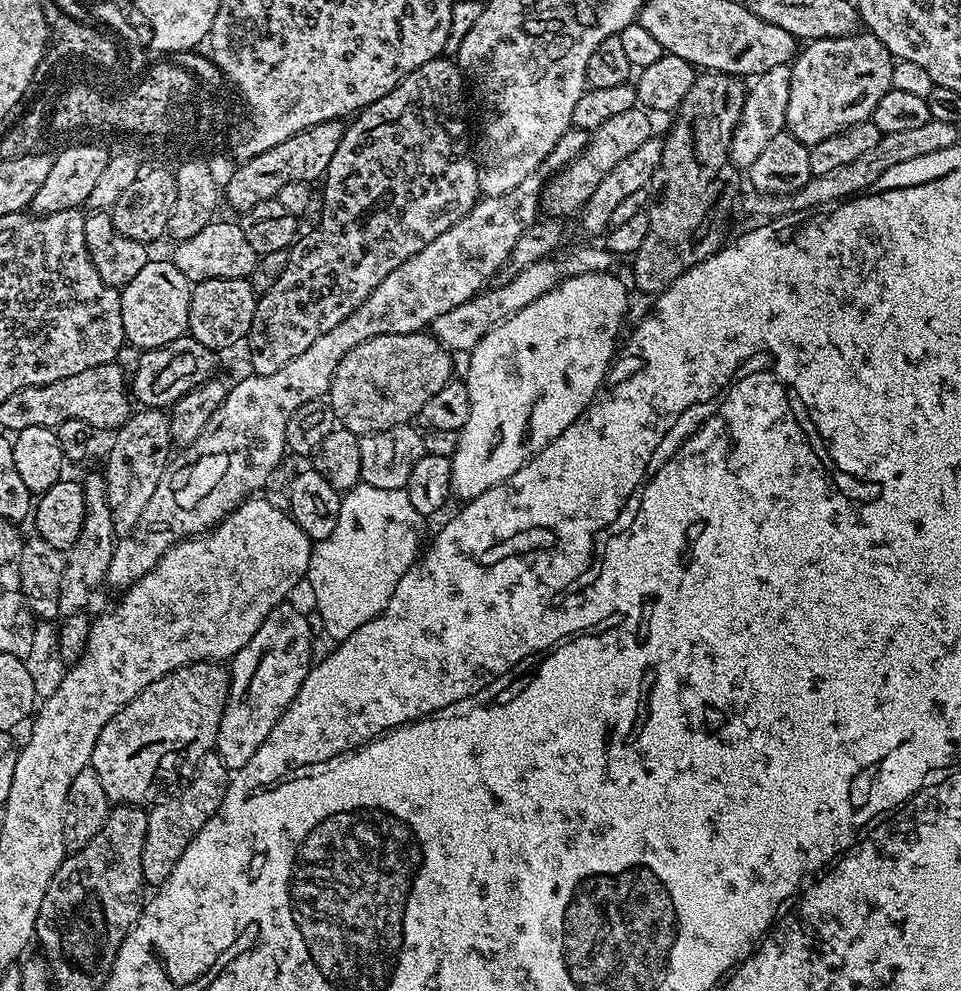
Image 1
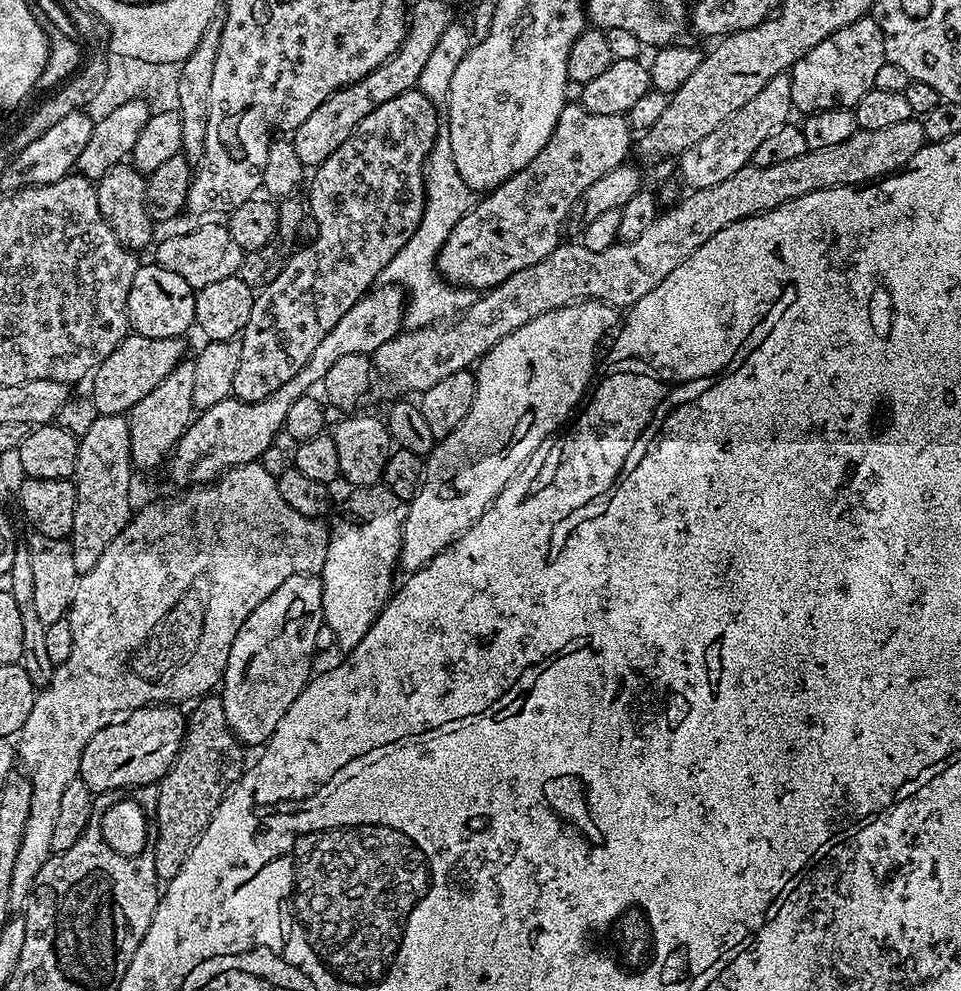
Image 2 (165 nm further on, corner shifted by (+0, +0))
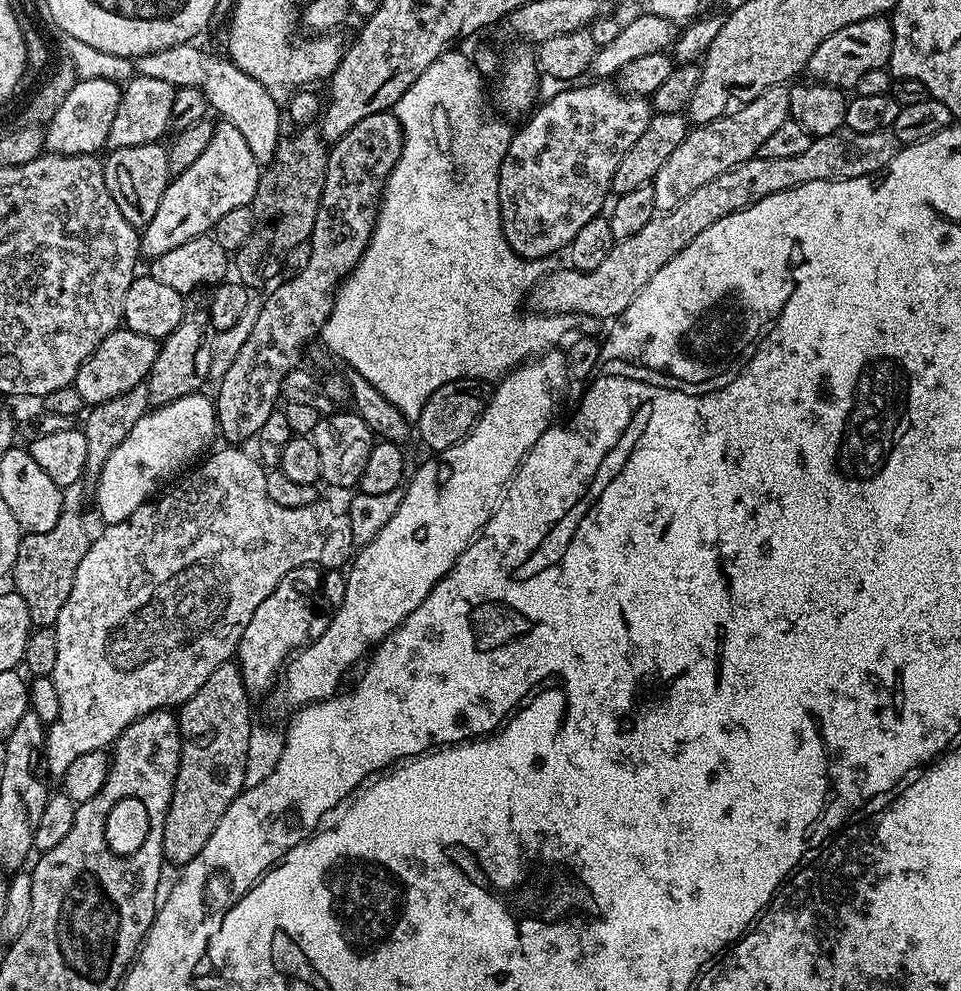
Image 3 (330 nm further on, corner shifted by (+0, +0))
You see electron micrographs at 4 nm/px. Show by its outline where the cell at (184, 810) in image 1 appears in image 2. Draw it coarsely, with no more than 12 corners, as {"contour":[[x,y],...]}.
{"contour":[[197,699],[156,796],[156,878],[172,880],[246,771],[223,699]]}

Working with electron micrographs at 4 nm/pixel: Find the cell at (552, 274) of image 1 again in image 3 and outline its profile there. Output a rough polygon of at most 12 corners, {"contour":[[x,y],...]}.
{"contour":[[842,127],[795,158],[710,178],[615,241],[594,270],[565,266],[531,311],[618,317],[706,226],[806,182],[875,177],[891,131]]}

